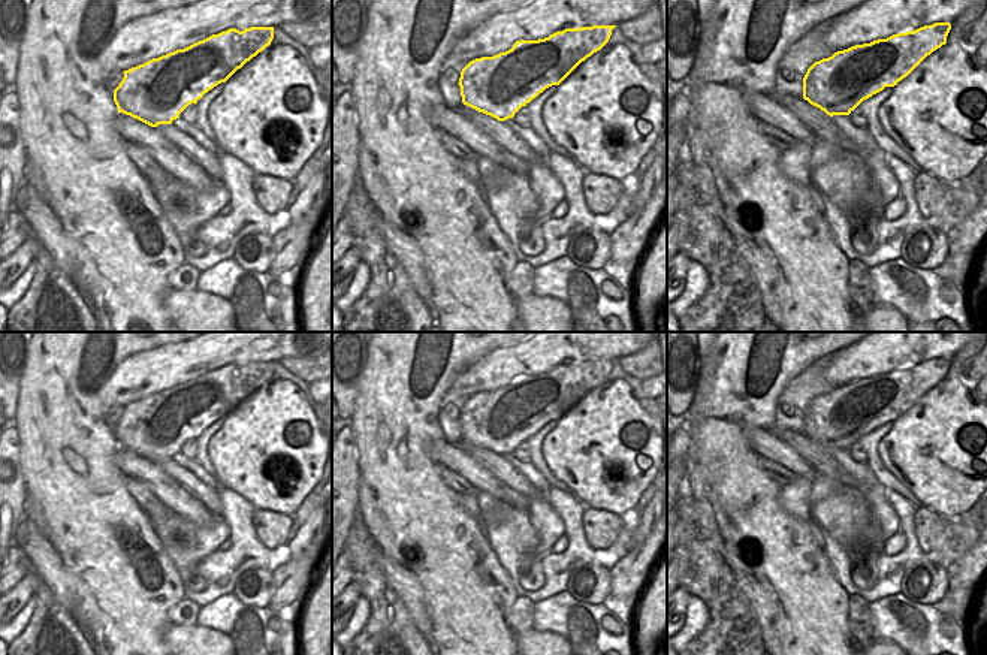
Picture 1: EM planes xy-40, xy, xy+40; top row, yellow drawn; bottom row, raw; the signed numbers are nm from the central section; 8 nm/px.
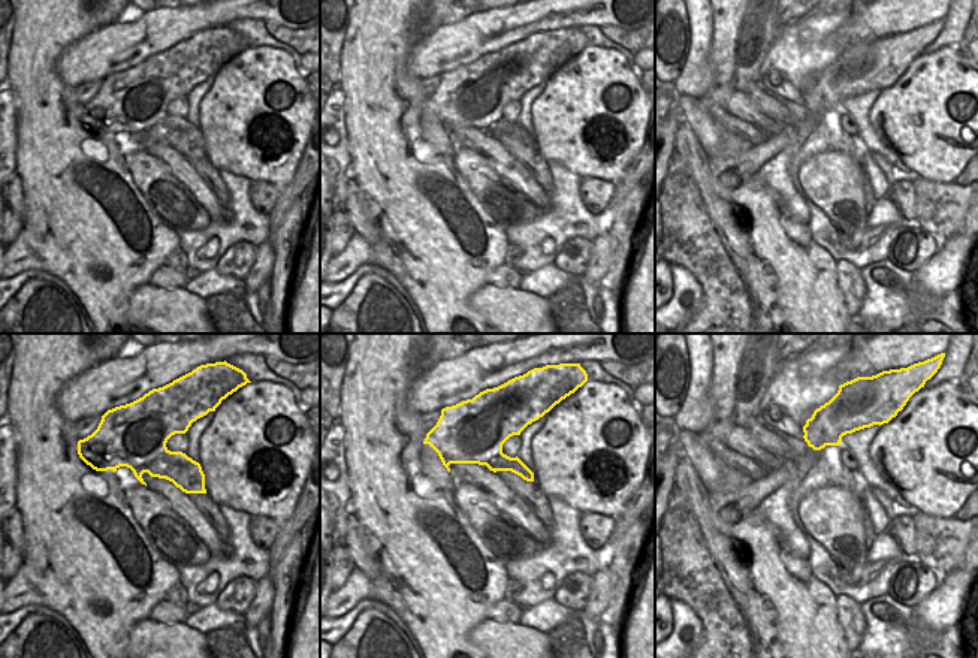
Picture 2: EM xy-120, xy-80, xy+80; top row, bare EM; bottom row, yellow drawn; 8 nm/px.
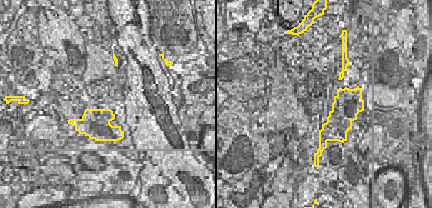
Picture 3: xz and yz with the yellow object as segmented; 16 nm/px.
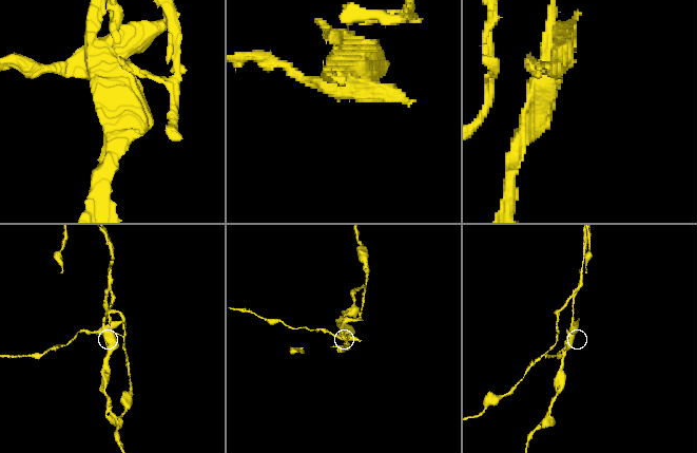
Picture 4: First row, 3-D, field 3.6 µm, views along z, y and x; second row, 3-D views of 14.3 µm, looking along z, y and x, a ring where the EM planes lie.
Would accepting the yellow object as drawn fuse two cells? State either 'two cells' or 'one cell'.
two cells

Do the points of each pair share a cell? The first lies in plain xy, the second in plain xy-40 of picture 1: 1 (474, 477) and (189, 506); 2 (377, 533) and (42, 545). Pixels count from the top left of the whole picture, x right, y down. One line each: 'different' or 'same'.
1: same
2: different

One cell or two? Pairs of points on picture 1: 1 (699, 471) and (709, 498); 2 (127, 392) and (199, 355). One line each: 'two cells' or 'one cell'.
1: one cell
2: one cell

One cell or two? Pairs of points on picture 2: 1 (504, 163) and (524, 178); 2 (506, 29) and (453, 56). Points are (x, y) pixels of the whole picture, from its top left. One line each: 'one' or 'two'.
1: one
2: one

